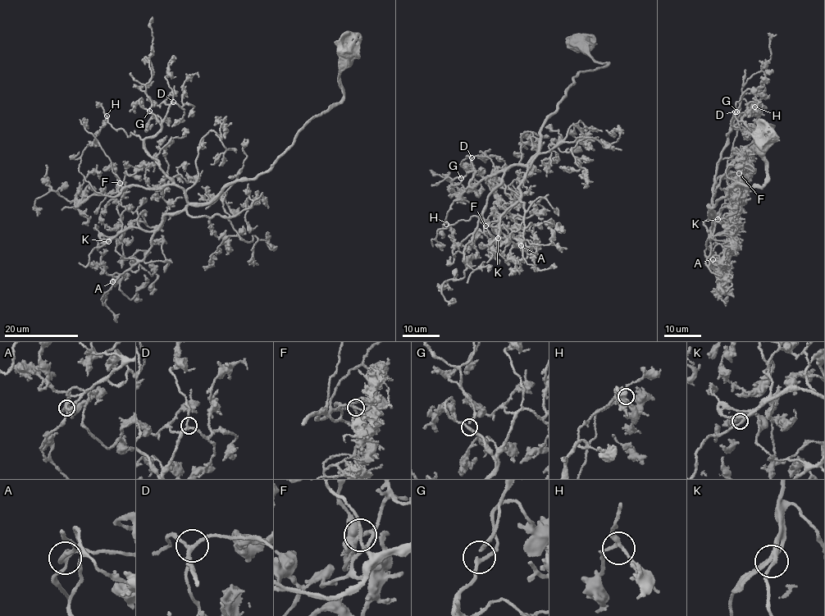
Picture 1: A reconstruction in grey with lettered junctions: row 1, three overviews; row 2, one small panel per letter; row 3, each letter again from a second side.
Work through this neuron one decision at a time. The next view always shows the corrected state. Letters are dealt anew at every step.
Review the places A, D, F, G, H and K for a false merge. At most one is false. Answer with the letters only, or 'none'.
none

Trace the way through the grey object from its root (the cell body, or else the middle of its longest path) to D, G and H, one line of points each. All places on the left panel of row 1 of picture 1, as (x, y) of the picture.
D: (346, 52), (340, 102), (306, 122), (268, 170), (205, 203), (186, 200), (145, 148), (173, 102)
G: (346, 52), (340, 102), (306, 122), (268, 170), (205, 203), (186, 200), (146, 150), (161, 129), (149, 111)
H: (346, 52), (340, 102), (306, 122), (268, 170), (205, 203), (186, 200), (143, 141), (111, 126), (107, 116)

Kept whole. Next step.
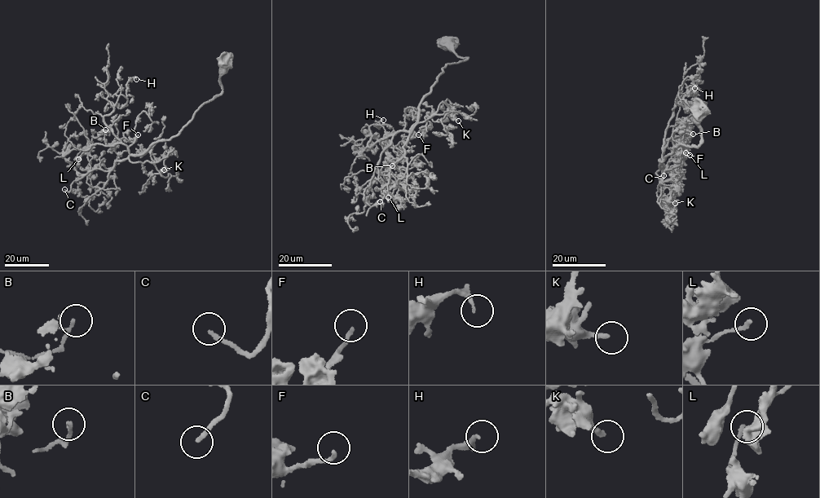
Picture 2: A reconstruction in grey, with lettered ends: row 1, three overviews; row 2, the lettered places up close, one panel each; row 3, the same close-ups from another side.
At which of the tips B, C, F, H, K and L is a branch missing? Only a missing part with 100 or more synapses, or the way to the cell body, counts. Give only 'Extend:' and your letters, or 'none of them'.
Extend: C

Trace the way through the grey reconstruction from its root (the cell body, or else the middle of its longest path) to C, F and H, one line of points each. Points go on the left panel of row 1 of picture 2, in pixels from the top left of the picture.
C: (224, 63), (220, 94), (200, 106), (178, 134), (118, 160), (108, 171), (95, 169), (64, 189)
F: (224, 63), (220, 94), (200, 106), (178, 134), (139, 154), (131, 154), (121, 143), (110, 146), (138, 134)
H: (224, 63), (220, 94), (178, 134), (137, 155), (103, 119), (136, 79)

